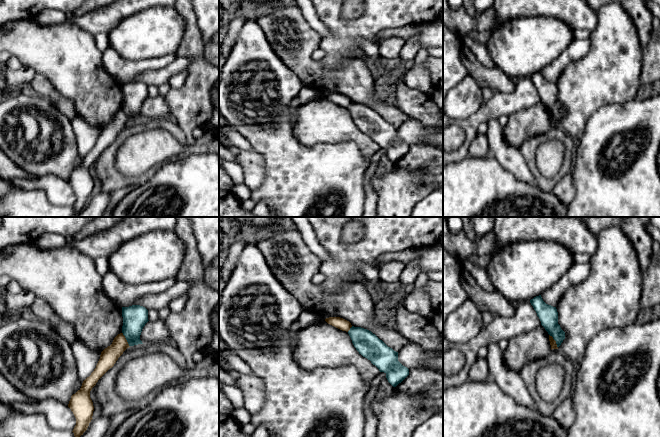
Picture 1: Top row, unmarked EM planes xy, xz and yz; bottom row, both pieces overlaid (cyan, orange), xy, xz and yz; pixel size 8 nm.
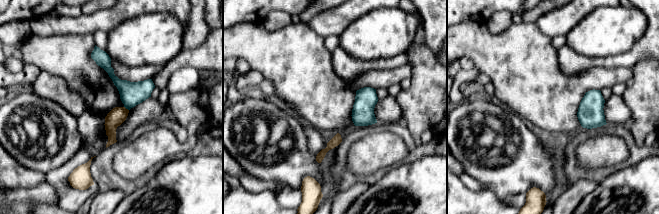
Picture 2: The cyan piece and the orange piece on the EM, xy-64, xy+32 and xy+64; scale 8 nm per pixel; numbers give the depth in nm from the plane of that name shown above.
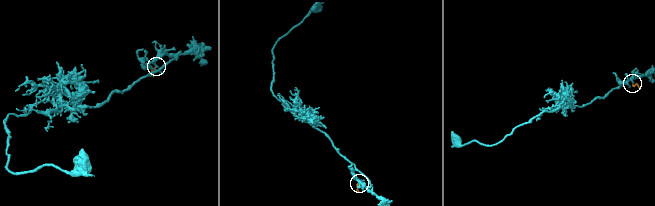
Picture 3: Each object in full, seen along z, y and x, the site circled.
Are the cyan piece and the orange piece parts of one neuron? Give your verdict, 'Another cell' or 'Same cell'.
Another cell

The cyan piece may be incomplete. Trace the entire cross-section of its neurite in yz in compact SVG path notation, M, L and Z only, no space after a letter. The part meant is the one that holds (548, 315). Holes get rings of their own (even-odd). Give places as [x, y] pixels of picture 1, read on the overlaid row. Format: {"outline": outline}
{"outline": "M541 295L530 300L531 305L537 313L541 321L541 325L545 328L550 336L556 341L557 347L561 345L565 339L565 332L558 324L558 312L556 307L546 304Z"}

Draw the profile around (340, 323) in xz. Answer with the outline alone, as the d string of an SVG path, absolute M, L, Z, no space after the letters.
M329 317L329 318L326 318L325 321L342 330L342 331L346 331L348 332L350 330L350 328L352 327L351 323L343 318L340 318L340 317Z

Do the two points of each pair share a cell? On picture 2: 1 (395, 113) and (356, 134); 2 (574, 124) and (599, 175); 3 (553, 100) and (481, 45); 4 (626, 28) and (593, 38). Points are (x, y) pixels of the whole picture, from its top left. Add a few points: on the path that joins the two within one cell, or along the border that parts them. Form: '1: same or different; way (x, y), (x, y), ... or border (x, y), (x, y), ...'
1: different; border (377, 121), (398, 122)
2: different; border (582, 127), (574, 133)
3: same; way (535, 85), (508, 58), (499, 56)
4: same; way (618, 28), (601, 34)

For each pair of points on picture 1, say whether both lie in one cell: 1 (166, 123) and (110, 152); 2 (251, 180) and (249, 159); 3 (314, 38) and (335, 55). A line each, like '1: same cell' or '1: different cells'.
1: same cell
2: same cell
3: different cells

